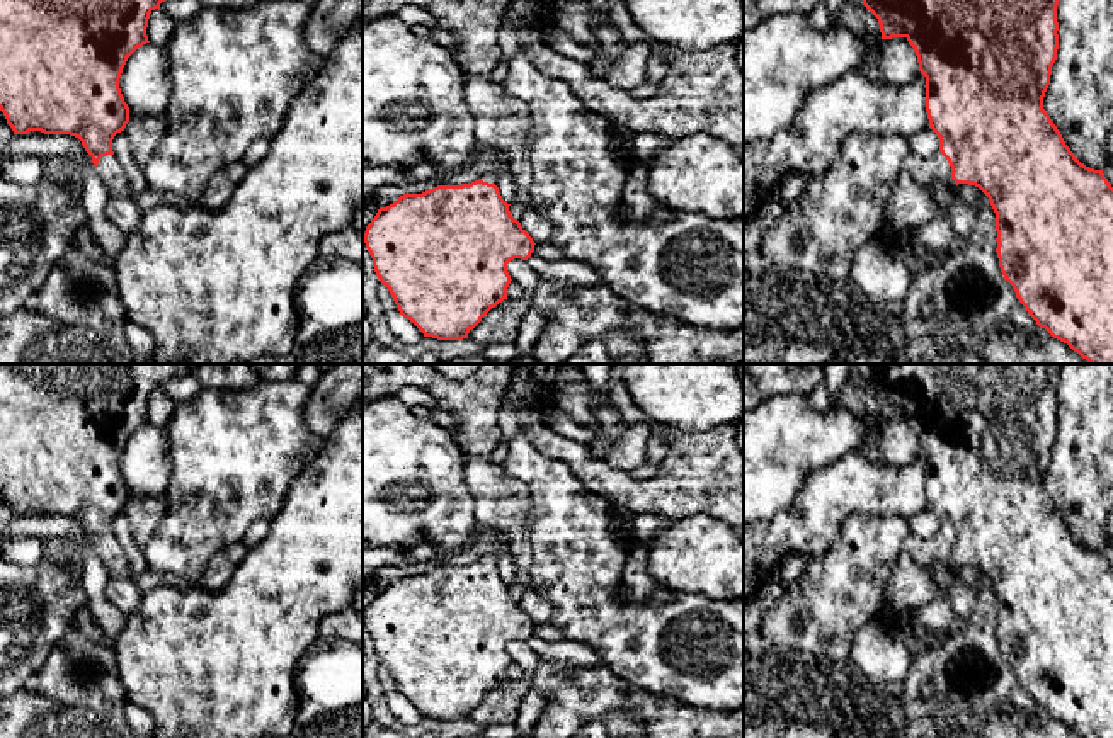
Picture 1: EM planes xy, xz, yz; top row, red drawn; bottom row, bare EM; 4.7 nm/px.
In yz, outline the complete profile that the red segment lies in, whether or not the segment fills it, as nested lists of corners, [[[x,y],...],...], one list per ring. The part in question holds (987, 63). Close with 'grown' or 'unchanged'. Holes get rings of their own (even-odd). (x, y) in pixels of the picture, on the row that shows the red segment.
[[[863,0],[863,5],[878,19],[882,39],[905,37],[916,51],[919,71],[926,77],[926,111],[929,128],[939,138],[939,151],[931,158],[909,153],[902,168],[909,170],[914,180],[928,194],[936,184],[956,187],[968,184],[979,187],[990,201],[996,213],[997,258],[1004,279],[1016,291],[1016,298],[1053,338],[1067,343],[1089,364],[1113,364],[1113,187],[1103,170],[1081,163],[1065,145],[1060,131],[1043,109],[1043,97],[1050,85],[1052,66],[1059,49],[1057,5],[1060,0]]]; grown

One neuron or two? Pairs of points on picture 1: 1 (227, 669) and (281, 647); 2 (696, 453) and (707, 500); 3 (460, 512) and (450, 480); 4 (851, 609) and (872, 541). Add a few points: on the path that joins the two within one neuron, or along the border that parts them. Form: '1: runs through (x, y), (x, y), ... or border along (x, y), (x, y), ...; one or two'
1: runs through (240, 655), (249, 647), (268, 647); one
2: runs through (700, 465), (707, 475), (707, 488); one
3: runs through (451, 504), (448, 500), (448, 488); one
4: runs through (856, 592), (860, 558); one

